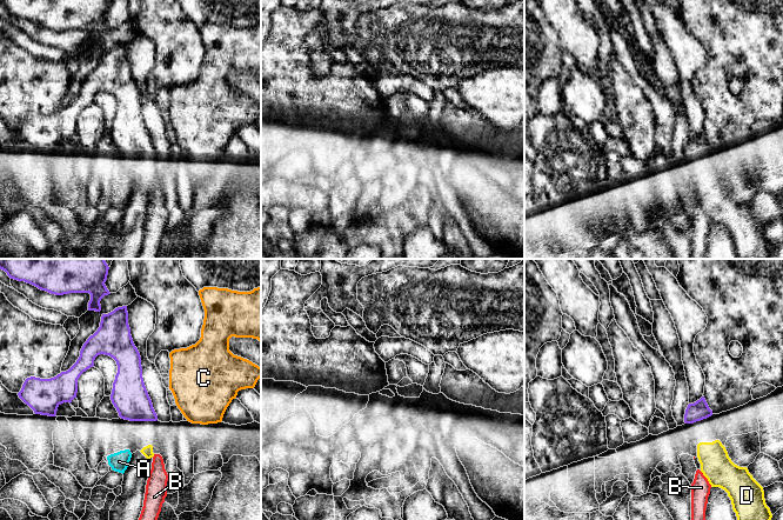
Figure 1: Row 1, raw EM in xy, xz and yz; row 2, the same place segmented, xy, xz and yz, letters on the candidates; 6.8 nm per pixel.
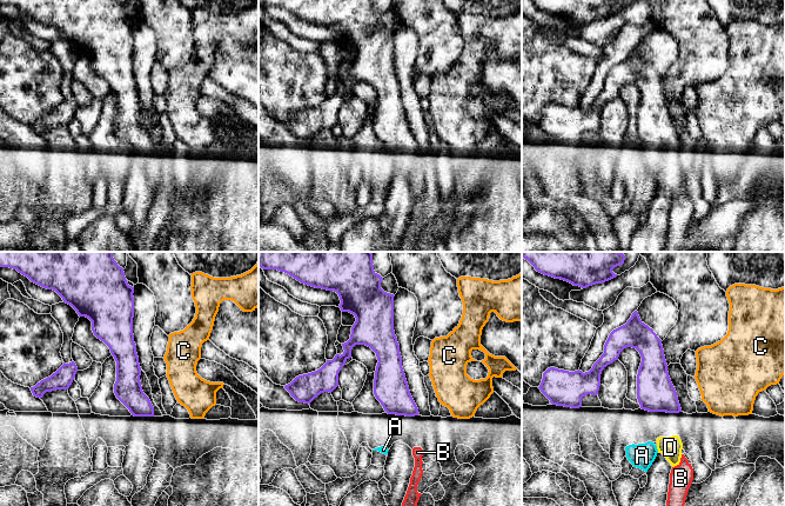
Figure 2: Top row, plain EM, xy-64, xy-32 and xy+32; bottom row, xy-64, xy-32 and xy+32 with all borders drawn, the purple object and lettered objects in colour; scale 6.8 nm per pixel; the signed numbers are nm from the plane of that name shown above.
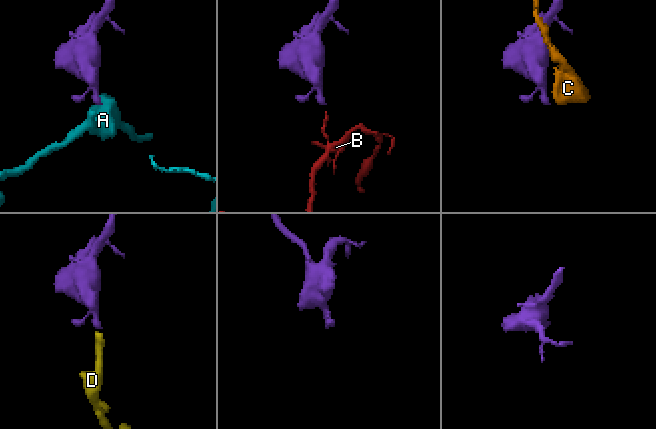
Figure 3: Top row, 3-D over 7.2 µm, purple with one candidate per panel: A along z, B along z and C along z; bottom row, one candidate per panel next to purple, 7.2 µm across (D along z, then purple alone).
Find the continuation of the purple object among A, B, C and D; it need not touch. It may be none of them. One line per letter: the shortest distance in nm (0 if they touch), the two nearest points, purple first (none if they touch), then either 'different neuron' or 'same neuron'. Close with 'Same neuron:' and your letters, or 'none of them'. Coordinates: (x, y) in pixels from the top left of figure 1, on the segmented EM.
A: 200 nm apart; from purple across xy (129, 420), (128, 450); different neuron
B: 240 nm apart; from purple across xy (154, 420), (154, 454); different neuron
C: 150 nm apart; from purple across xy (149, 398), (169, 388); different neuron
D: 140 nm apart; from purple across yz (693, 422), (700, 442); same neuron
Same neuron: D

